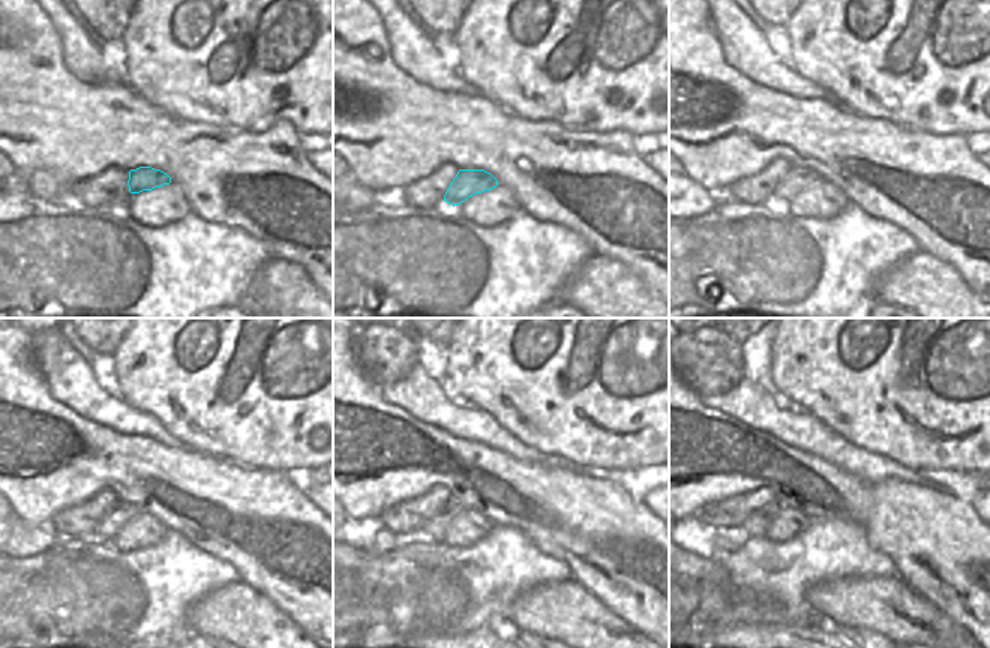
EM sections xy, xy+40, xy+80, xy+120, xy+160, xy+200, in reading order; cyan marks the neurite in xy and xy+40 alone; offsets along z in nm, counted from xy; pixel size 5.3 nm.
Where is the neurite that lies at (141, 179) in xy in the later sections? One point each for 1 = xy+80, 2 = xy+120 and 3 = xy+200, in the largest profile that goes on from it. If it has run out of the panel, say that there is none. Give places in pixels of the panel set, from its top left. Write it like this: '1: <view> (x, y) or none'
1: xy+80 (797, 179)
2: xy+120 (120, 513)
3: xy+200 (756, 524)

